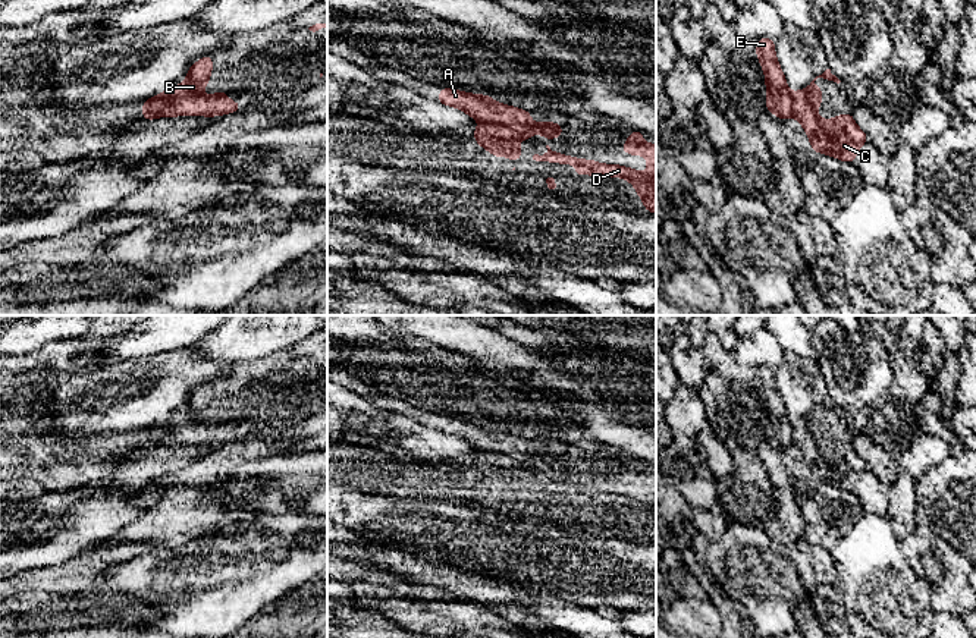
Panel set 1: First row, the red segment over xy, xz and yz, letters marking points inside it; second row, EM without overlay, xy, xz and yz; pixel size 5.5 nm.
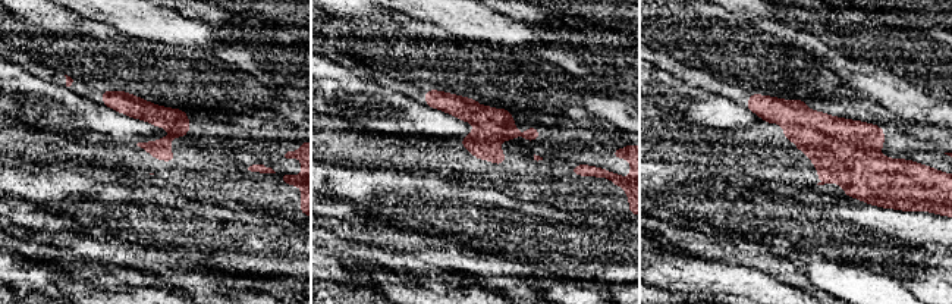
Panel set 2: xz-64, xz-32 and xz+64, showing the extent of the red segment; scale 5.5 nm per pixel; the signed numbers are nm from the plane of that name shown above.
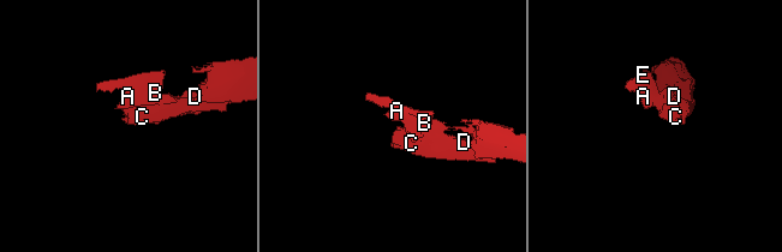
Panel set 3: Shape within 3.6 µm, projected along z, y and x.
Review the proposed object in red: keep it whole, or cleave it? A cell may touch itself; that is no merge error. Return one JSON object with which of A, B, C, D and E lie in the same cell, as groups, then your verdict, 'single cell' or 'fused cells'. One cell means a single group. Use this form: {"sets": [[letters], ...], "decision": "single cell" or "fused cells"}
{"sets": [["A", "B", "C", "D", "E"]], "decision": "single cell"}

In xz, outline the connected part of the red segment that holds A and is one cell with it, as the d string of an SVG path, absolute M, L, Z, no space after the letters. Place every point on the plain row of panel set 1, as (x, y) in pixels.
M442 415L437 430L478 449L480 455L474 456L477 474L484 475L495 485L509 485L512 490L521 487L518 469L531 469L533 462L540 462L546 468L559 466L564 459L555 450L533 452L527 439L498 431L483 422Z

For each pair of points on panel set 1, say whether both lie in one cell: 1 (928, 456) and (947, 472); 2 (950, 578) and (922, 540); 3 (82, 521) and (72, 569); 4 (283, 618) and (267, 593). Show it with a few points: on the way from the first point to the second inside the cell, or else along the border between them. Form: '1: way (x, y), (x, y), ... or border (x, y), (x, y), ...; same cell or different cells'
1: border (950, 453), (916, 481); different cells
2: way (940, 575), (940, 566), (925, 552); same cell
3: border (88, 552), (43, 568); different cells
4: border (289, 594), (260, 610), (248, 622); different cells

